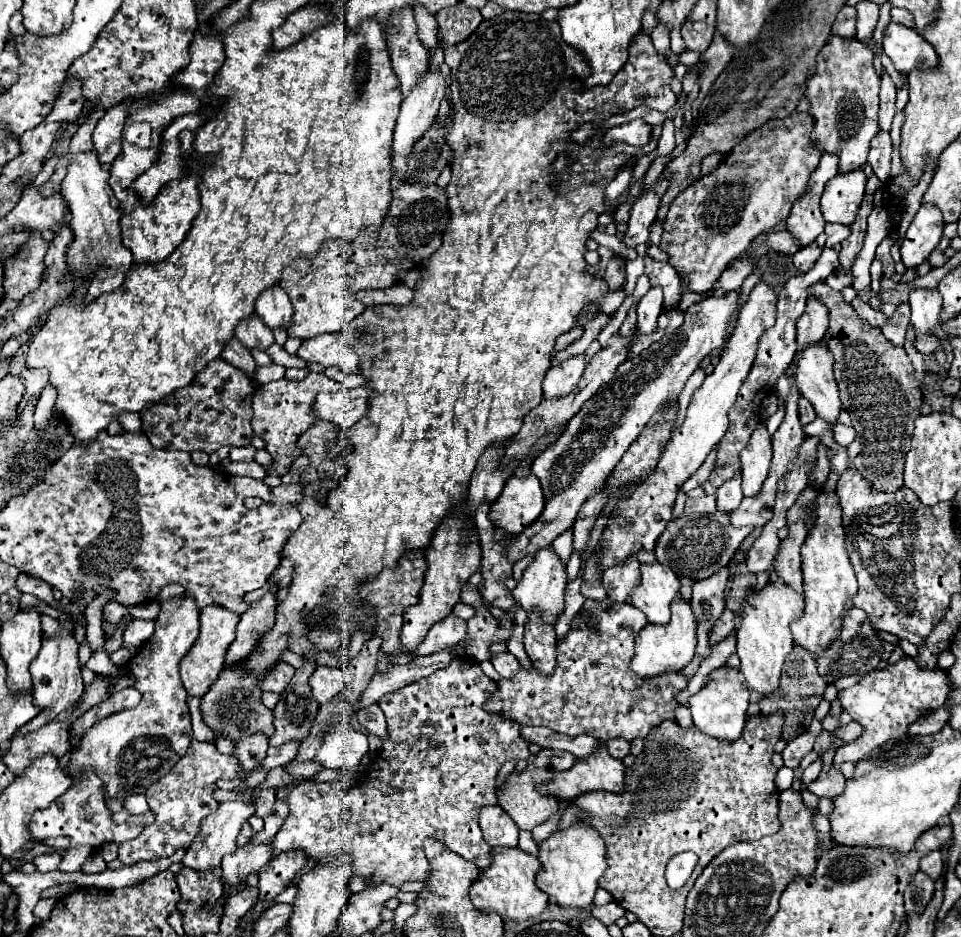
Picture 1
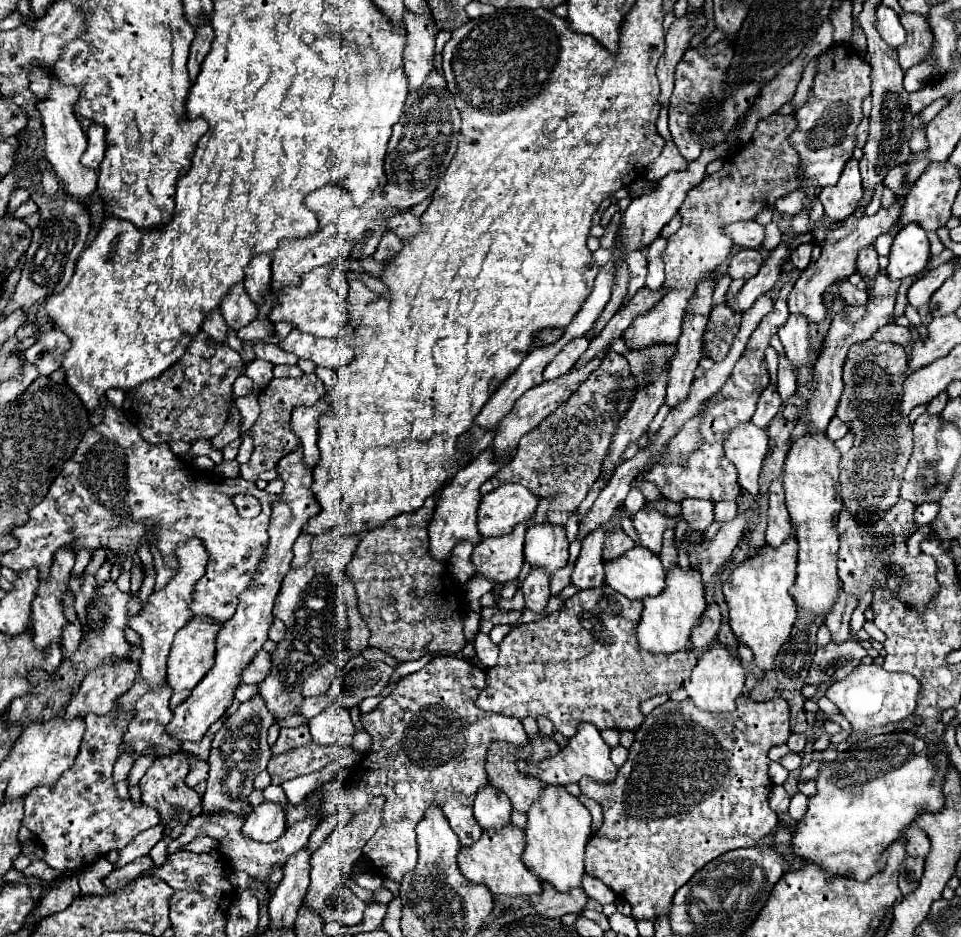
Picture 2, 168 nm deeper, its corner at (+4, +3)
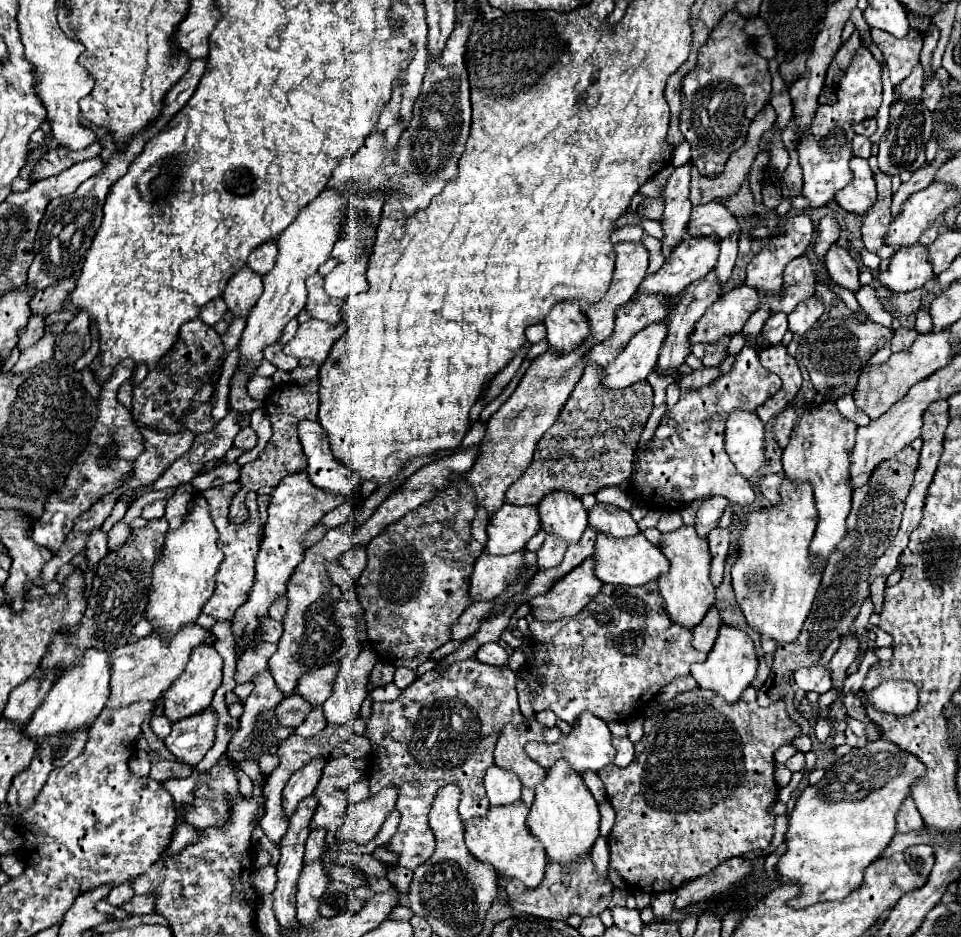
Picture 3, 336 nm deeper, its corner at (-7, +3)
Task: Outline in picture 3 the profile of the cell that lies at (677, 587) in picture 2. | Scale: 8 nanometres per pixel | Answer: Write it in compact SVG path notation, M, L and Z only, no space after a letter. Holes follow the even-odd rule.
M682 526L676 532L662 536L660 550L670 560L670 572L658 578L658 590L664 598L666 614L678 626L692 630L706 616L706 612L714 606L716 588L710 582L710 550L704 538L698 538L694 526Z

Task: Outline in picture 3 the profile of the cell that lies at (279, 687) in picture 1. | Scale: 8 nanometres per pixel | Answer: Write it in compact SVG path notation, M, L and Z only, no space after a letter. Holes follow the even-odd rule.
M264 642L264 646L258 646L256 650L240 656L238 666L236 666L236 676L234 680L238 684L242 682L252 682L252 678L260 672L264 672L268 668L268 660L270 656L276 652L276 644L268 644Z

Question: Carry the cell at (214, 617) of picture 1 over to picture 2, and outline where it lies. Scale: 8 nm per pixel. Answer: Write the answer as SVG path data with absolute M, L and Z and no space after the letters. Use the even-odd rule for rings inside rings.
M191 618L187 622L187 626L177 634L173 646L171 646L171 654L167 660L167 684L173 690L169 708L175 710L181 702L185 702L185 698L189 698L193 686L197 686L197 682L201 682L205 678L205 674L213 668L215 662L215 636L217 630L221 630L221 626L215 626L215 622L209 622L205 618Z

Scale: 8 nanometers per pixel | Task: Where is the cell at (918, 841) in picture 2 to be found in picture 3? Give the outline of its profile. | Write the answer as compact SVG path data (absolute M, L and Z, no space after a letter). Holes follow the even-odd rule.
M908 798L908 800L902 804L902 808L900 808L898 816L896 816L896 822L898 822L896 828L898 828L898 832L902 832L902 834L910 834L910 832L920 832L920 830L922 830L924 822L922 822L920 812L916 810L916 804L912 802L912 798Z

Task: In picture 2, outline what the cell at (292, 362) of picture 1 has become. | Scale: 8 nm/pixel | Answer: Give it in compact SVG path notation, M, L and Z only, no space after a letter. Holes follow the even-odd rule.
M259 342L255 346L255 354L261 360L267 360L271 364L297 364L297 356L281 350L277 344L263 344Z

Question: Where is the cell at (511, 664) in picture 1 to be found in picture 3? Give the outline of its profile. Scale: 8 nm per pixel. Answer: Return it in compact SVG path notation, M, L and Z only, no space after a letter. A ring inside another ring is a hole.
M488 642L478 648L476 660L484 662L484 664L492 664L492 666L502 666L508 662L508 652L498 642Z

